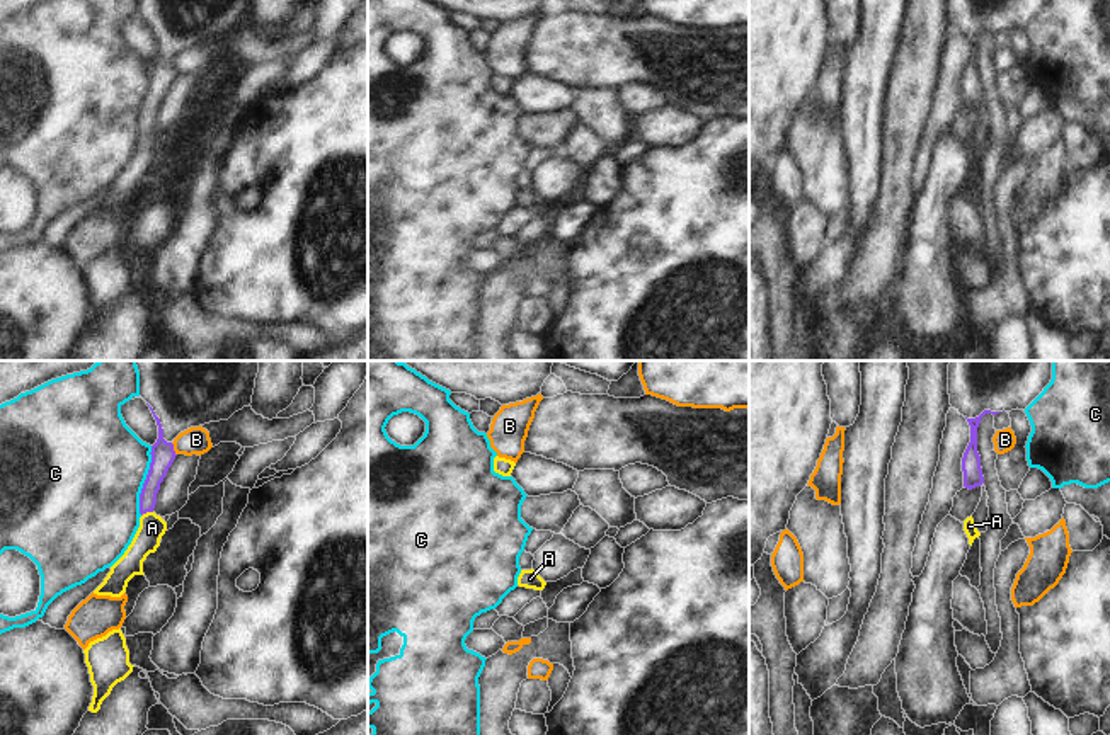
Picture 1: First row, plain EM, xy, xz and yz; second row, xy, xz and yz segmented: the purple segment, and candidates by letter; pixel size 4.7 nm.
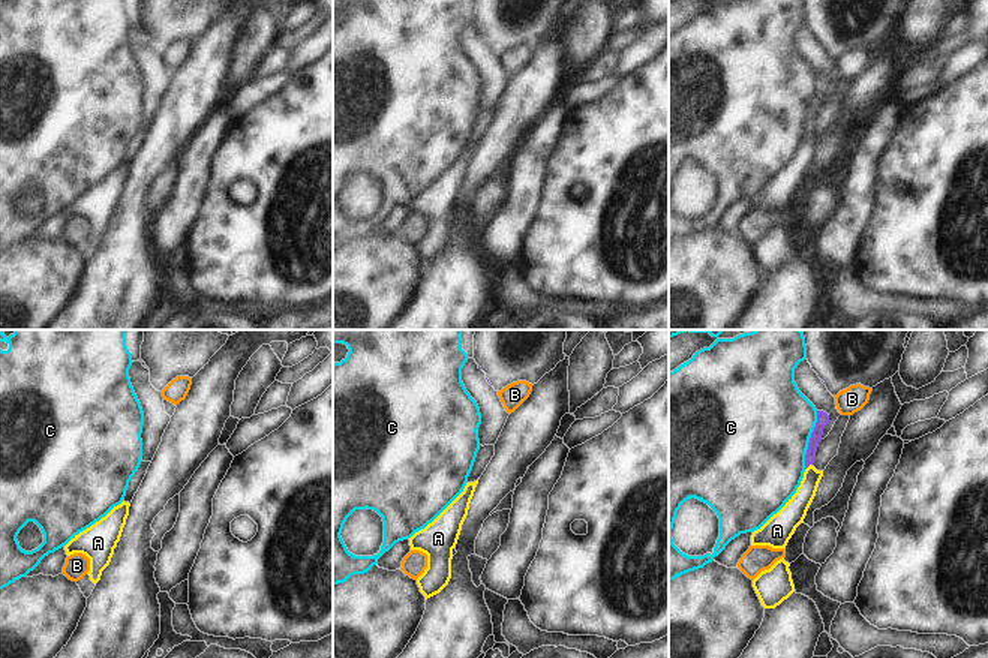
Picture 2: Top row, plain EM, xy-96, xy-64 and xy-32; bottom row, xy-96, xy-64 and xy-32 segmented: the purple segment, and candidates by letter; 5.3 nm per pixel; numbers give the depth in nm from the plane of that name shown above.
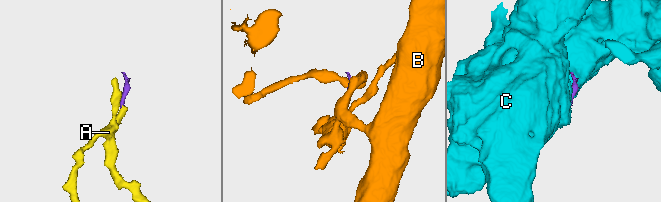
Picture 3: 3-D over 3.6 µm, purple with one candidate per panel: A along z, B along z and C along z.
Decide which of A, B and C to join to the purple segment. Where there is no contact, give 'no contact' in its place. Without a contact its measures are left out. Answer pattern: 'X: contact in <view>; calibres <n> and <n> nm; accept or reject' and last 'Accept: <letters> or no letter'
A: contact in xy; calibres 100 and 120 nm; accept
B: contact in xy; calibres 110 and 130 nm; reject
C: contact in xy; calibres 110 and 500 nm; reject
Accept: A

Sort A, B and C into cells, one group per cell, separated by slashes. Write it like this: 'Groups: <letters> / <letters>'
Groups: A / B / C

